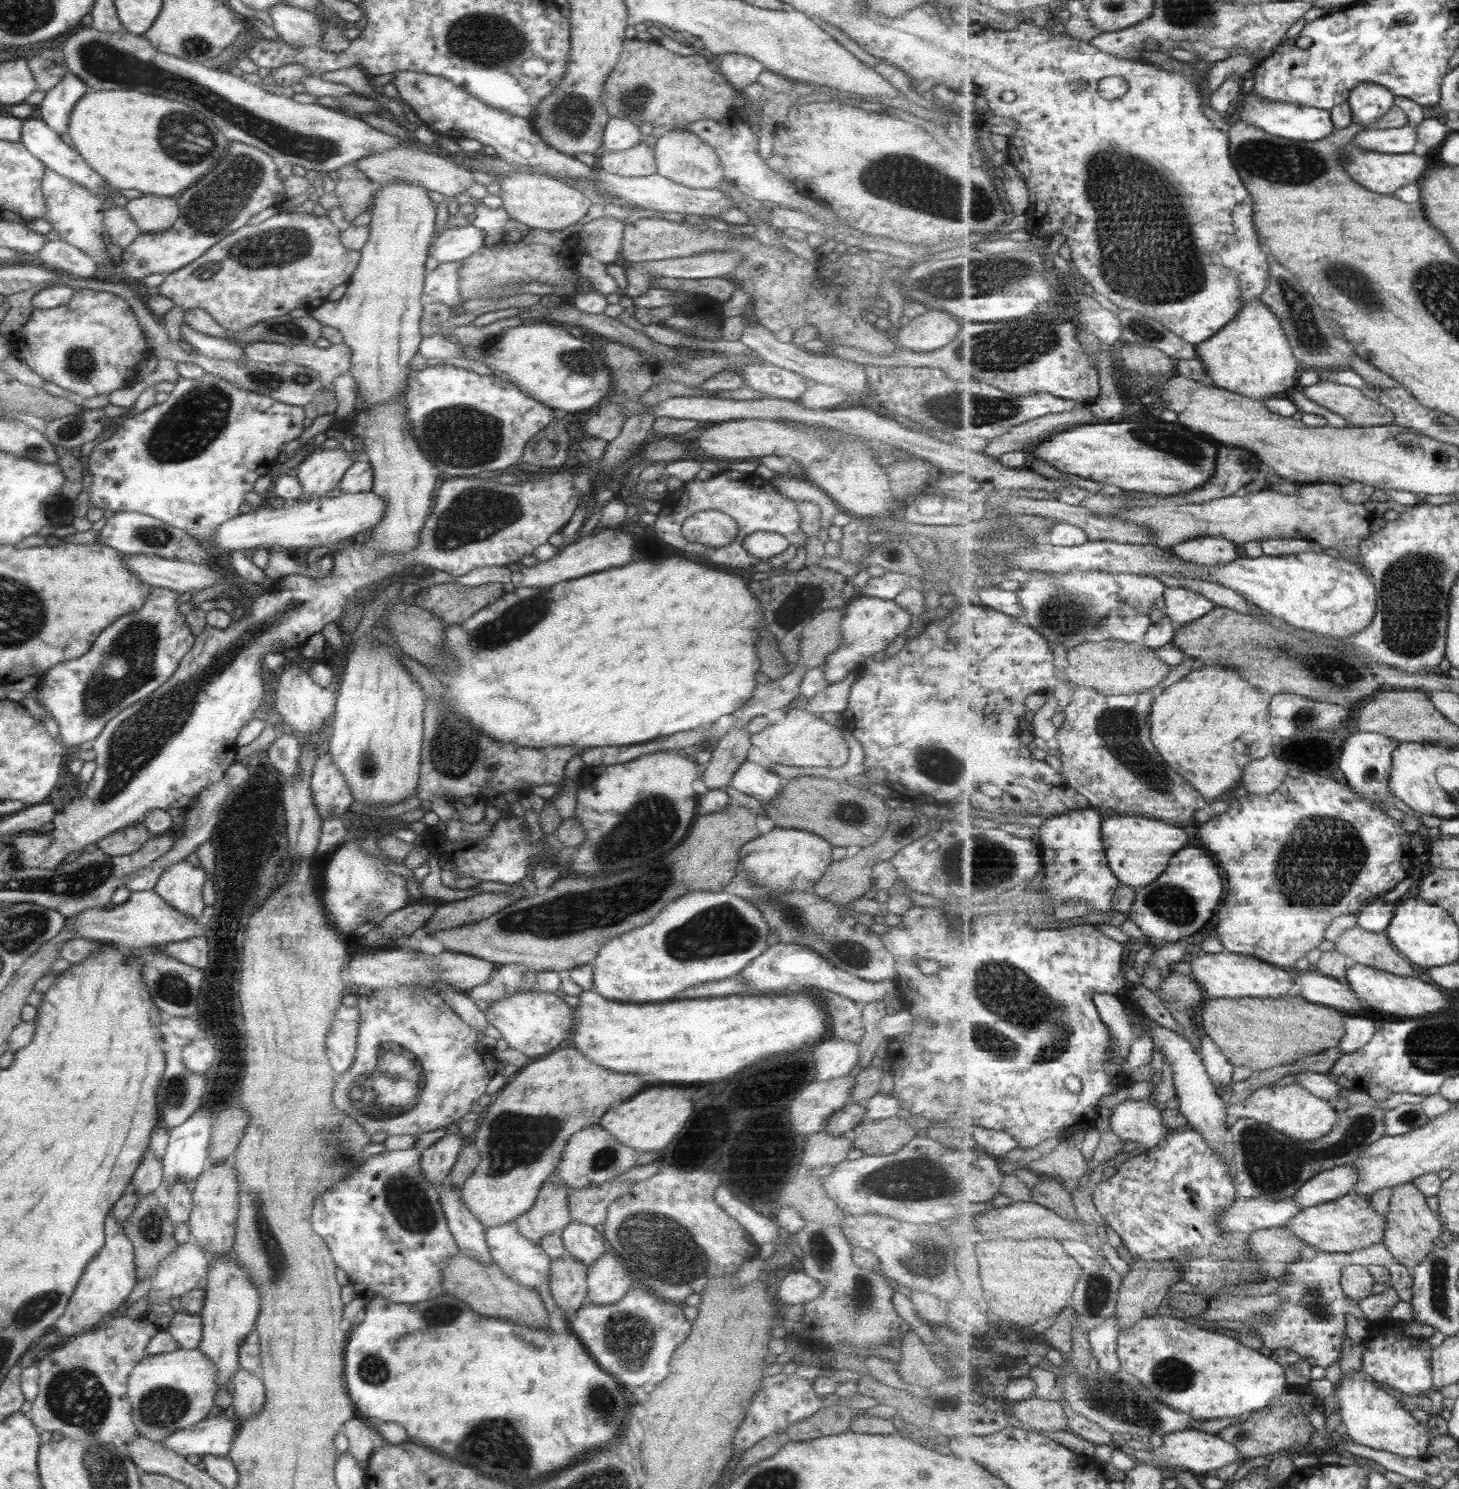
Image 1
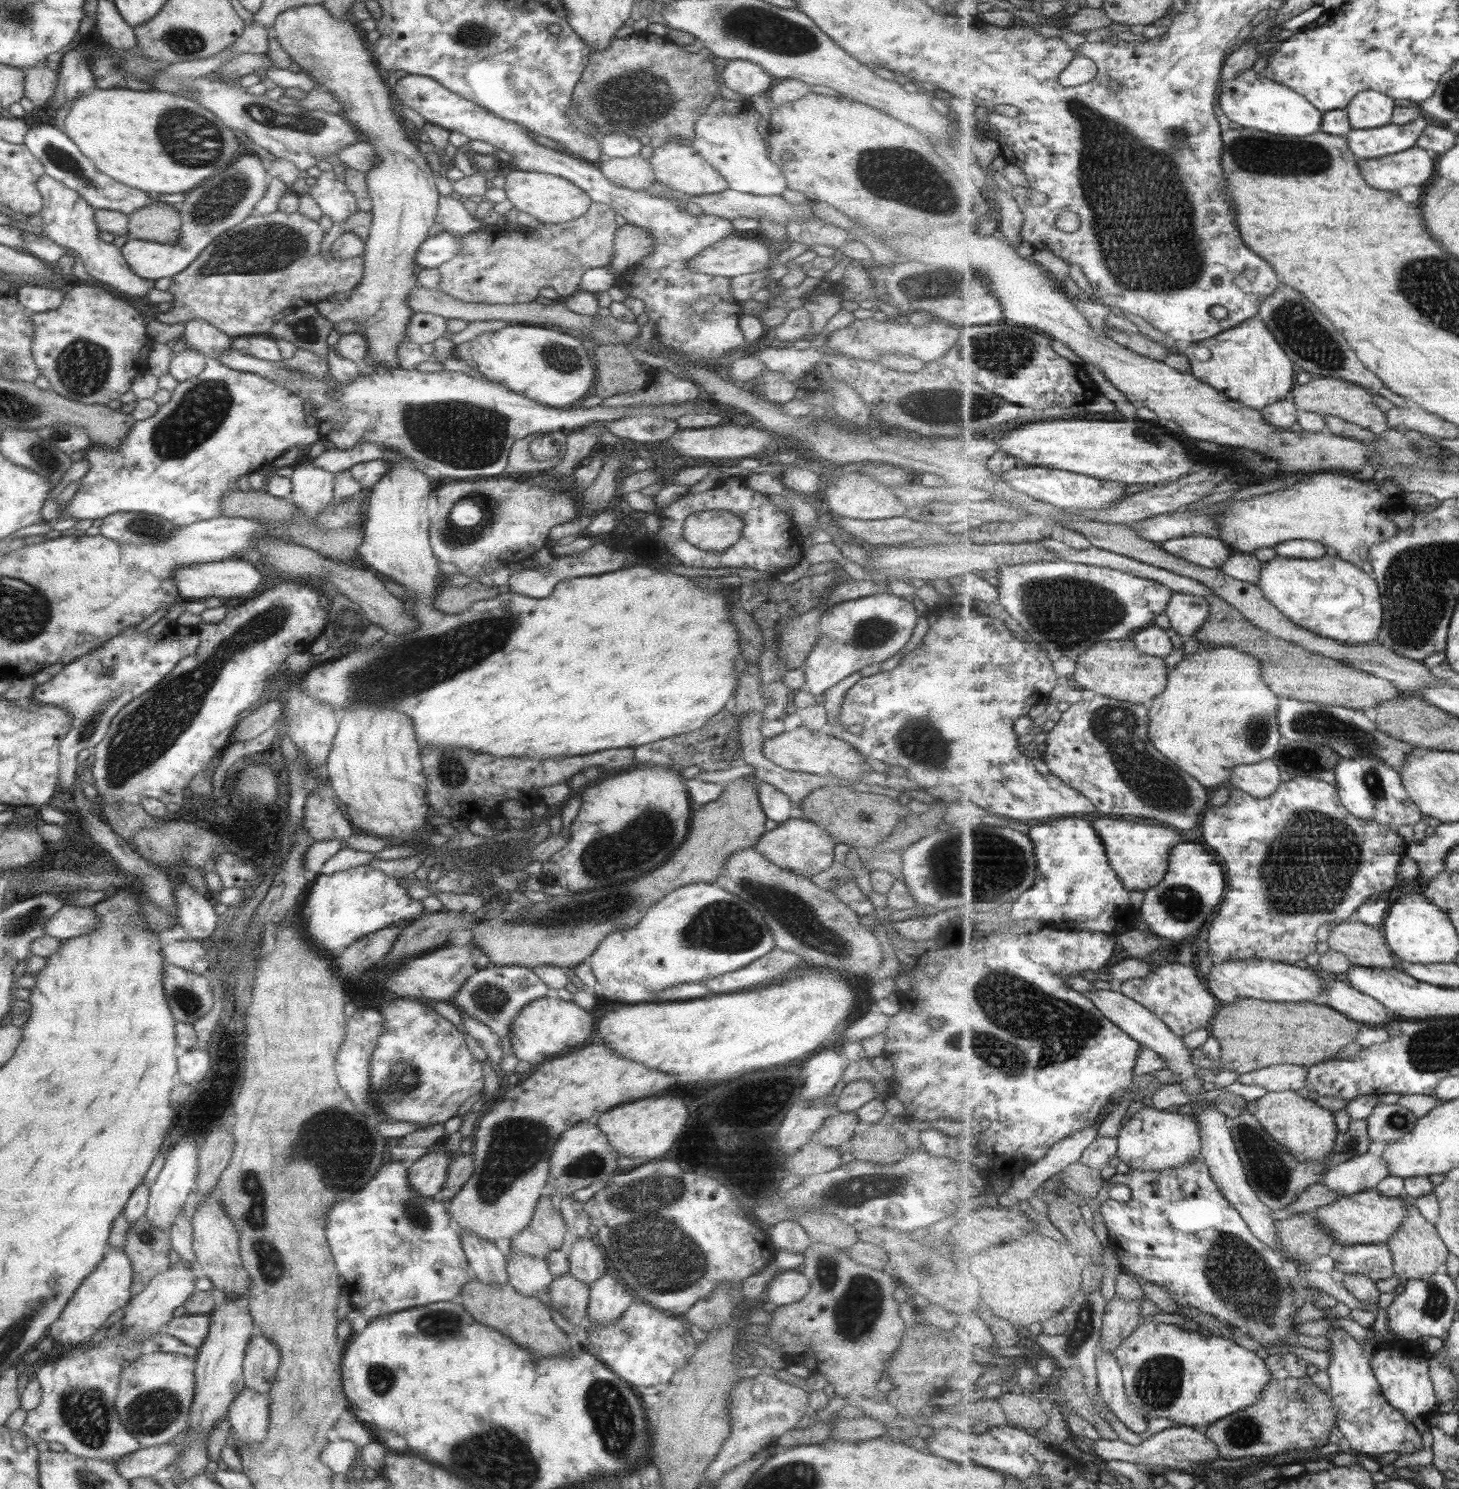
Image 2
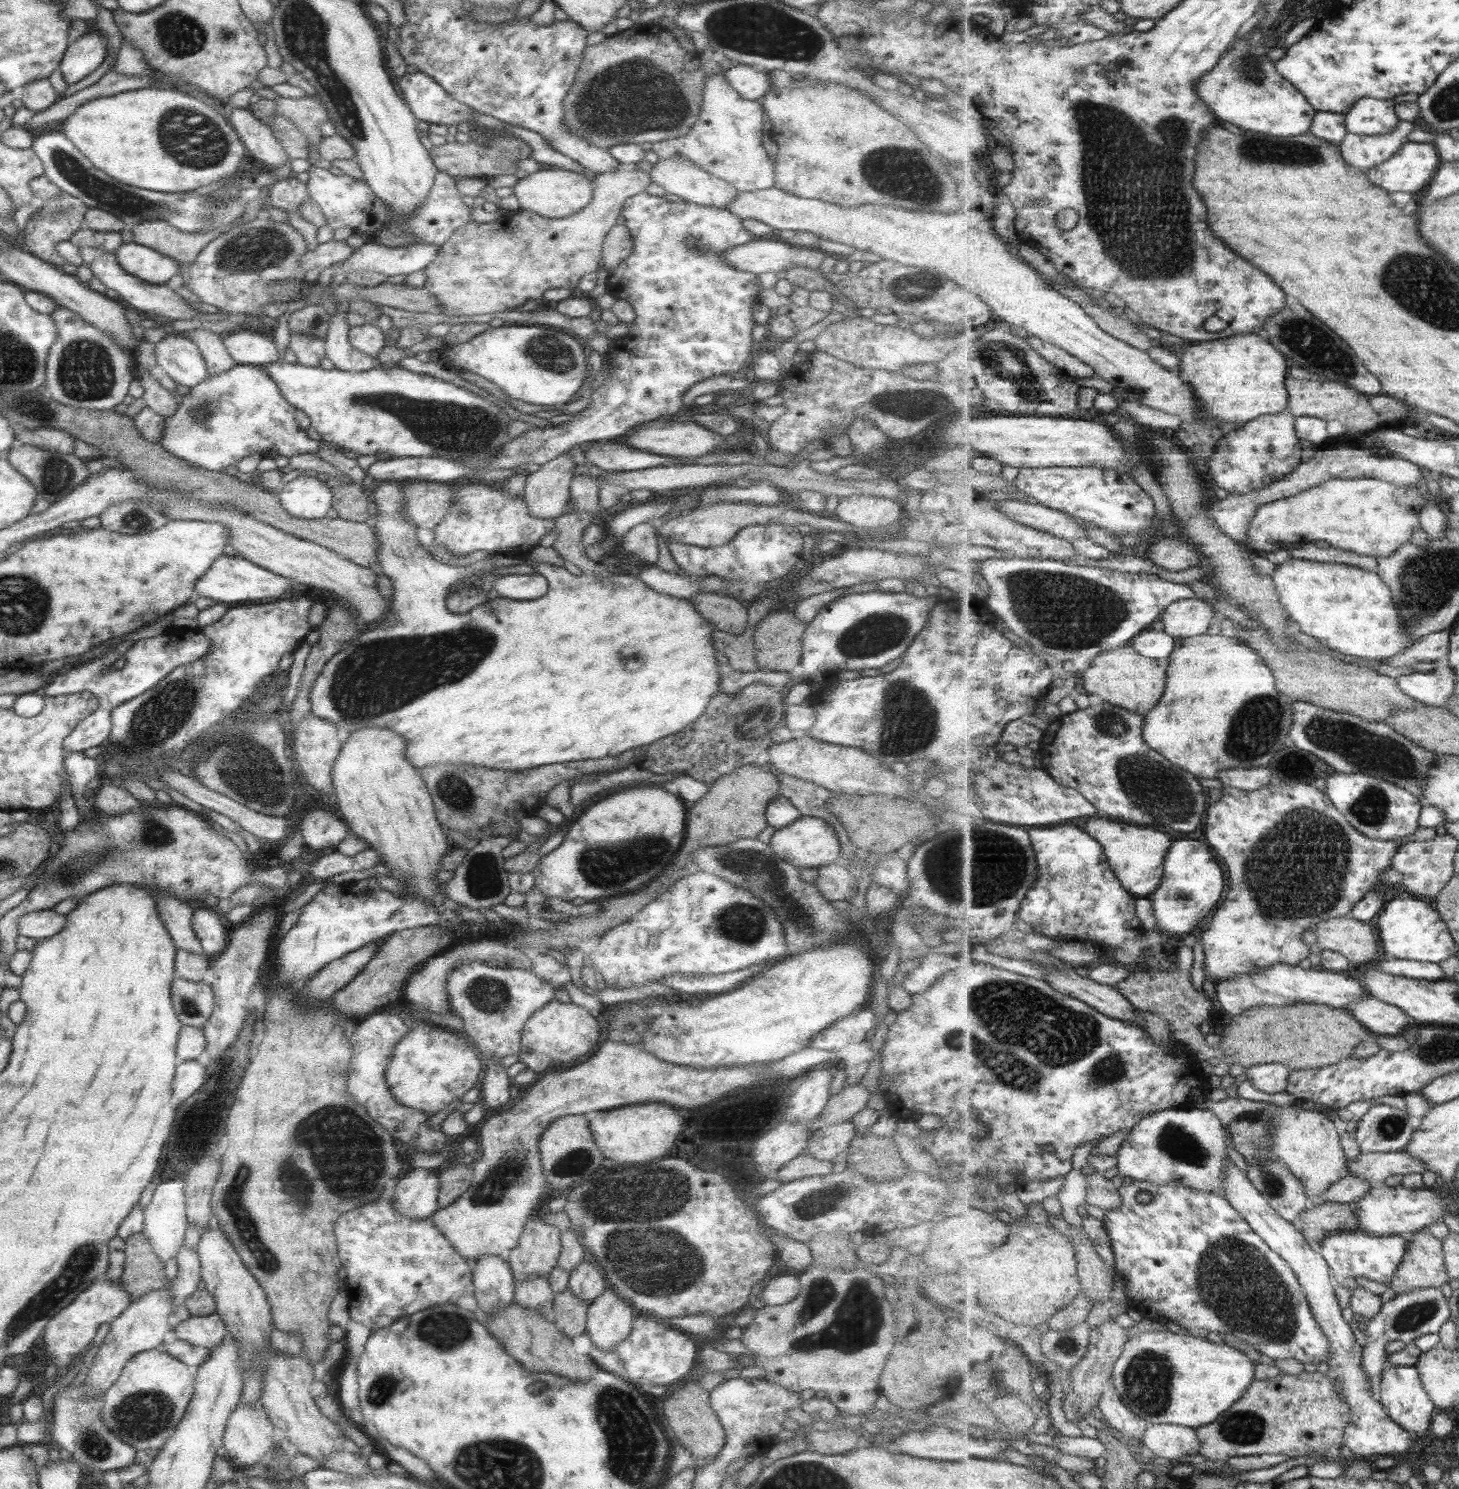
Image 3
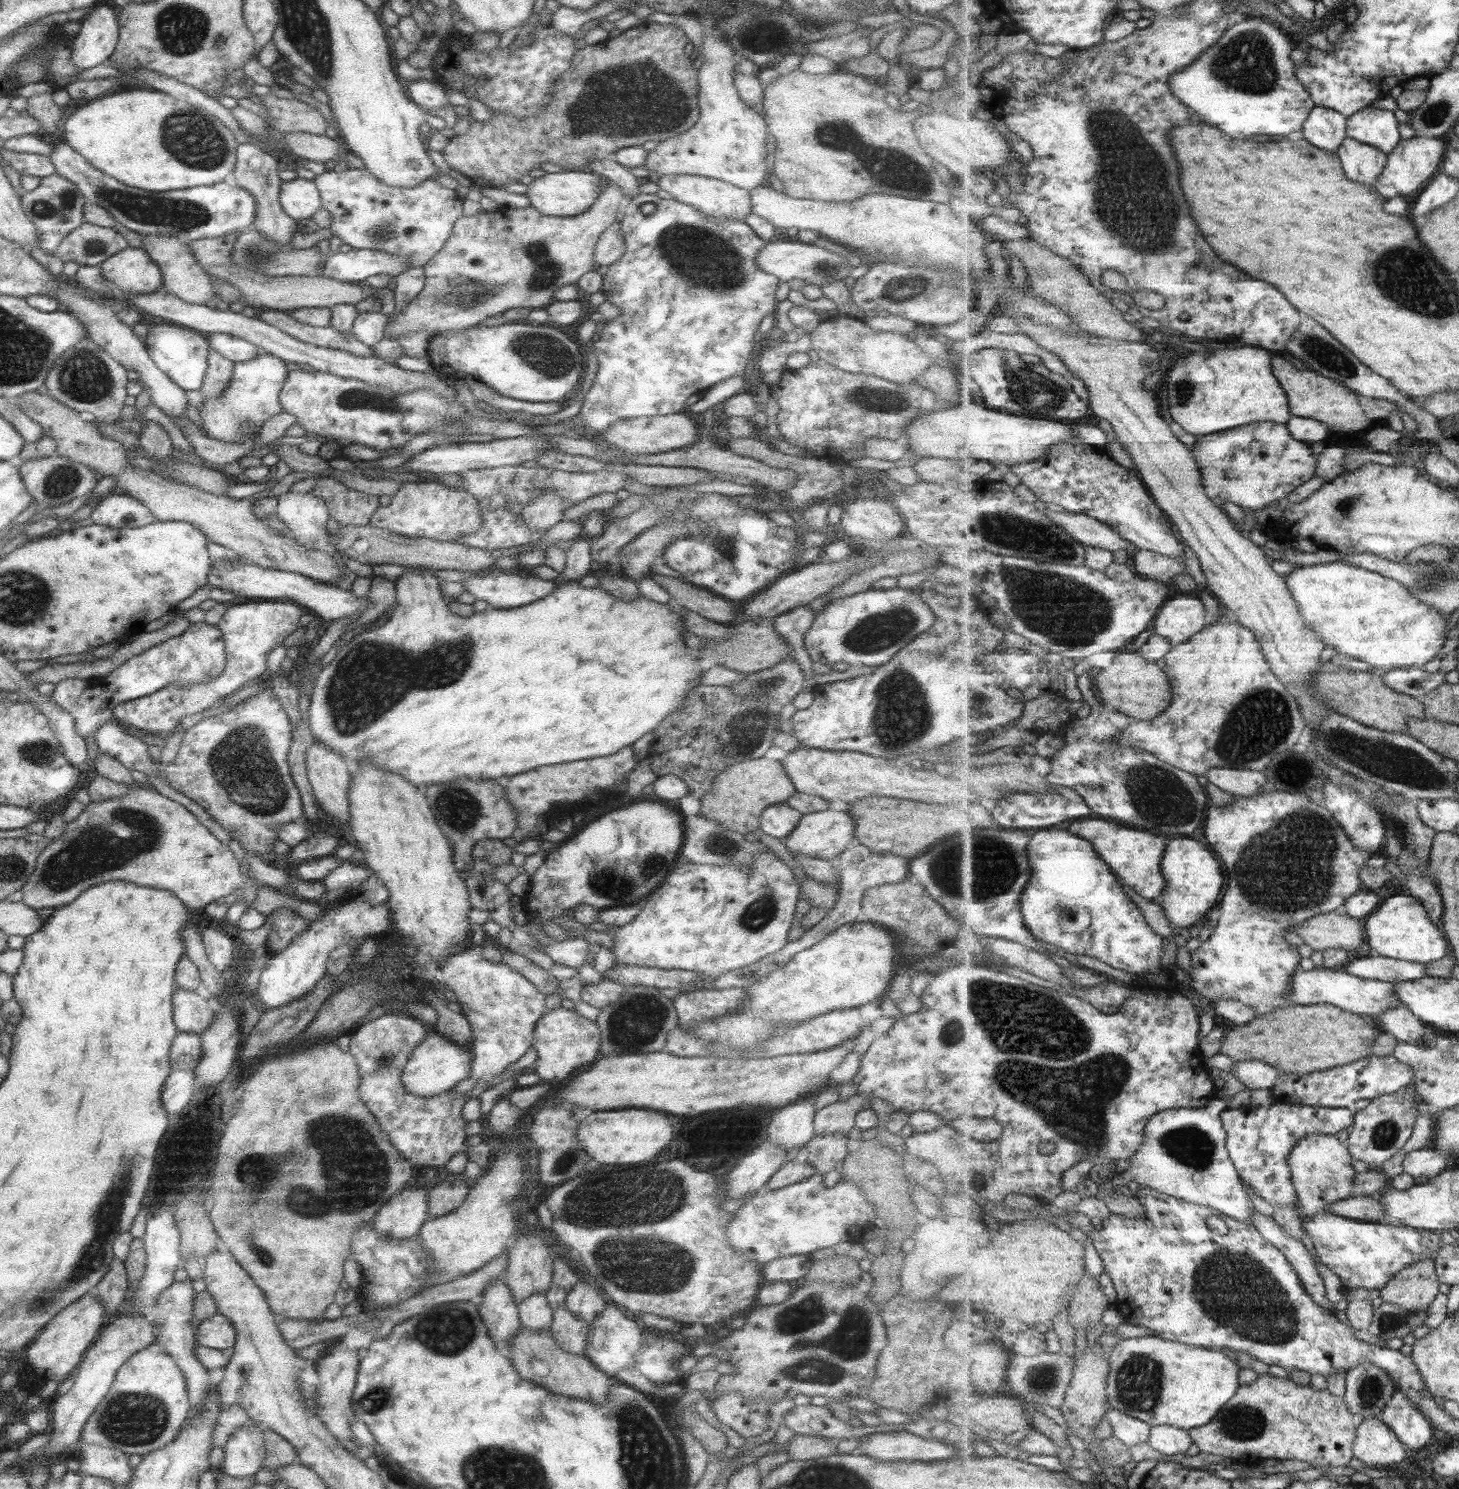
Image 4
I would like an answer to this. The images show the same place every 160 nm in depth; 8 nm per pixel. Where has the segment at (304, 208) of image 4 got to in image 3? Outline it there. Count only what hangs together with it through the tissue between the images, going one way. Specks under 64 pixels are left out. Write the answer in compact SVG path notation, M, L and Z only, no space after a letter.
M295 177L282 178L269 187L270 205L283 212L297 212L307 197L305 183Z

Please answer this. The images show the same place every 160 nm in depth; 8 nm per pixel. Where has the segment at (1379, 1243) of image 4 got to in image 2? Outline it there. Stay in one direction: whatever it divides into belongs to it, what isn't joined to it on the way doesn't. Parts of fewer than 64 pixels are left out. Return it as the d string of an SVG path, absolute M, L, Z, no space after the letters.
M1387 1243L1381 1244L1356 1244L1343 1246L1344 1251L1335 1260L1335 1273L1340 1277L1343 1274L1365 1274L1373 1281L1385 1280L1396 1277L1394 1270L1394 1252Z

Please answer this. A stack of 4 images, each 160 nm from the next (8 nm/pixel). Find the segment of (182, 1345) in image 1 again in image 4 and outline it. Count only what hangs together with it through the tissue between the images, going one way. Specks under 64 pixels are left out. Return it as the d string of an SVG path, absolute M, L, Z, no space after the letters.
M219 1314L203 1320L194 1329L196 1346L203 1346L213 1350L223 1350L233 1347L235 1332L229 1320Z

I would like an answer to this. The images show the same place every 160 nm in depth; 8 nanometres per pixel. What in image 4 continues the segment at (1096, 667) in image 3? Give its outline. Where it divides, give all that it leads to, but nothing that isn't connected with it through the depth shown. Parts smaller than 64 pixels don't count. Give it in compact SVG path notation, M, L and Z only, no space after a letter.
M1123 651L1109 670L1097 673L1092 684L1095 684L1105 703L1138 721L1161 716L1174 702L1174 692L1166 669L1147 660L1139 651Z

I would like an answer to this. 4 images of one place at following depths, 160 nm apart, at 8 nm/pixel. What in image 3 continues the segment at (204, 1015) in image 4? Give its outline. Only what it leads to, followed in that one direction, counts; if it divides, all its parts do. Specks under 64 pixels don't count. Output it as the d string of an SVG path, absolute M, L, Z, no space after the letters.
M176 974L171 981L171 1002L183 1026L202 1028L213 1008L213 993L204 982L189 982Z

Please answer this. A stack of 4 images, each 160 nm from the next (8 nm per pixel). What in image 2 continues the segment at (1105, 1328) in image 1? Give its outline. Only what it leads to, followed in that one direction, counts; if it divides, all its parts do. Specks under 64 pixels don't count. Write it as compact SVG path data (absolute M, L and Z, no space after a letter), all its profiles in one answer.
M1097 1348L1098 1392L1106 1406L1119 1421L1136 1434L1147 1430L1148 1420L1137 1414L1128 1404L1122 1366L1113 1351Z

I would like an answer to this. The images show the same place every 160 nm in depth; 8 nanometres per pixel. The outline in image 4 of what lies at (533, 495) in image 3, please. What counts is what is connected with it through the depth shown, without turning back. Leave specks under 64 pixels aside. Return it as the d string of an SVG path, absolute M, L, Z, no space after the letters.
M542 492L530 500L519 514L530 530L547 530L560 521L565 510L564 502L552 492Z

